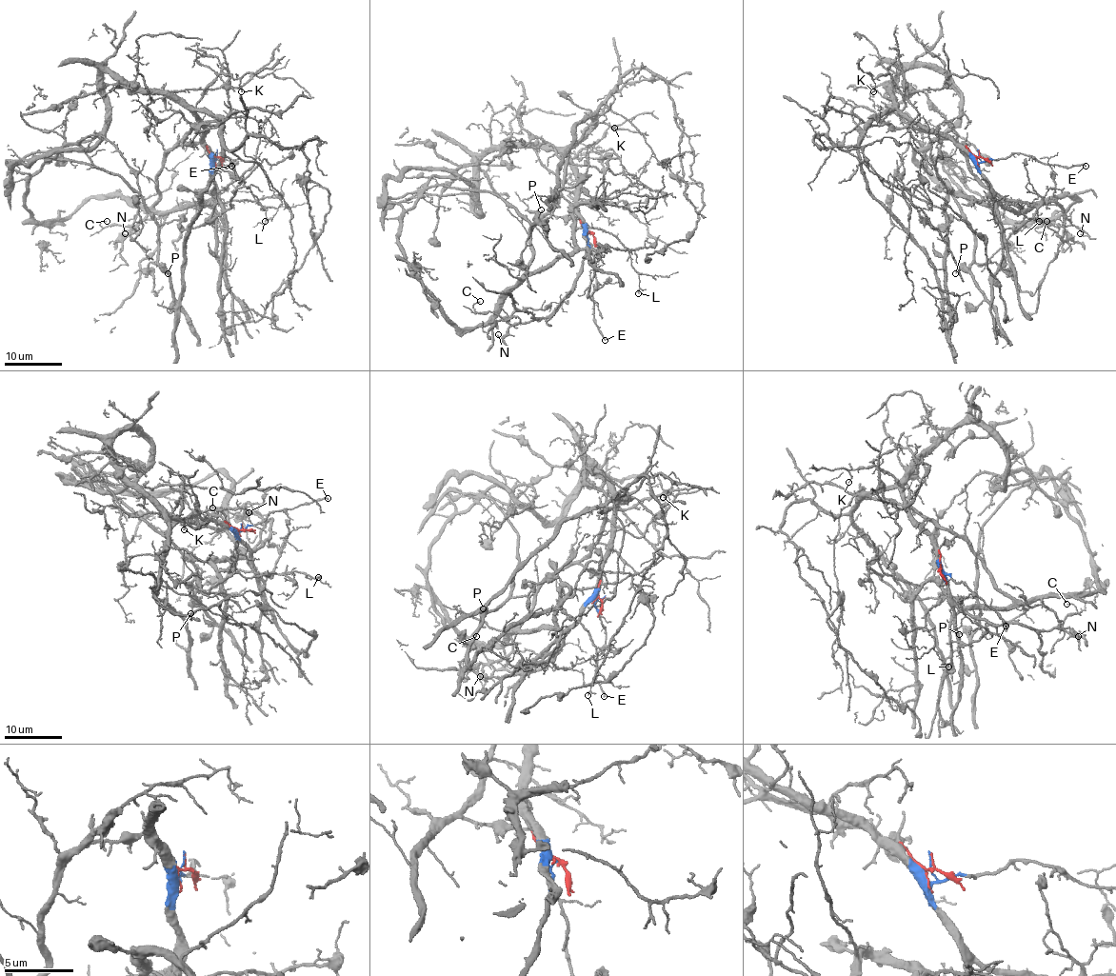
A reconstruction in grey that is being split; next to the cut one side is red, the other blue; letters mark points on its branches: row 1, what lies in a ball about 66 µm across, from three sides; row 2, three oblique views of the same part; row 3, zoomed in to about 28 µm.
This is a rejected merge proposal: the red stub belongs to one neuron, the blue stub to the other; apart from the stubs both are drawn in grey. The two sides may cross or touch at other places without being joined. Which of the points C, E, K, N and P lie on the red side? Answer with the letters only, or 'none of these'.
P

